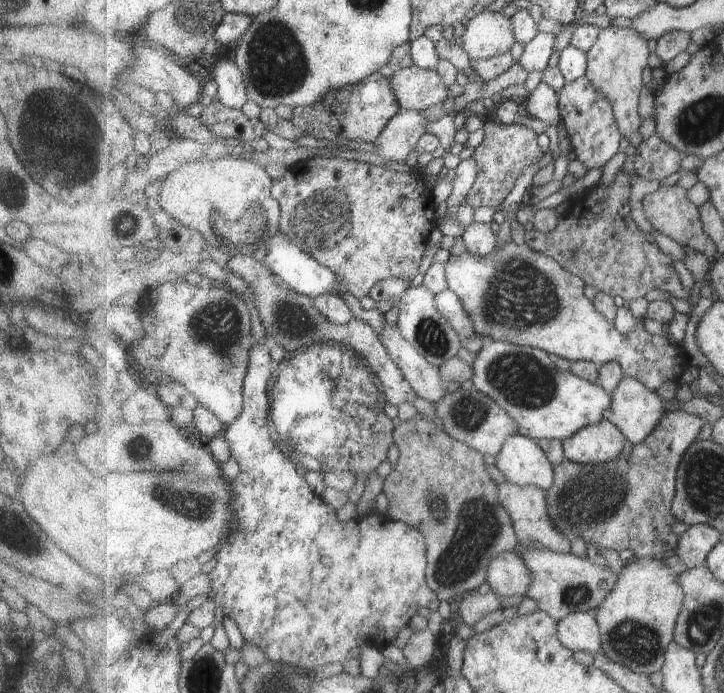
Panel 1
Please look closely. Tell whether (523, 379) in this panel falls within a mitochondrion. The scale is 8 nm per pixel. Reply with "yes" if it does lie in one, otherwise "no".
yes

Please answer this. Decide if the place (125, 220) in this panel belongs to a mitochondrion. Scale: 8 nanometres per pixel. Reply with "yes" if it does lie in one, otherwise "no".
yes

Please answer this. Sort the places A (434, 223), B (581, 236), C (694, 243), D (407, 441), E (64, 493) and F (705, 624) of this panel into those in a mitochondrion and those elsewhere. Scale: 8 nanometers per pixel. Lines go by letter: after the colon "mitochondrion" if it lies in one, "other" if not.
A: other
B: other
C: other
D: other
E: other
F: mitochondrion

